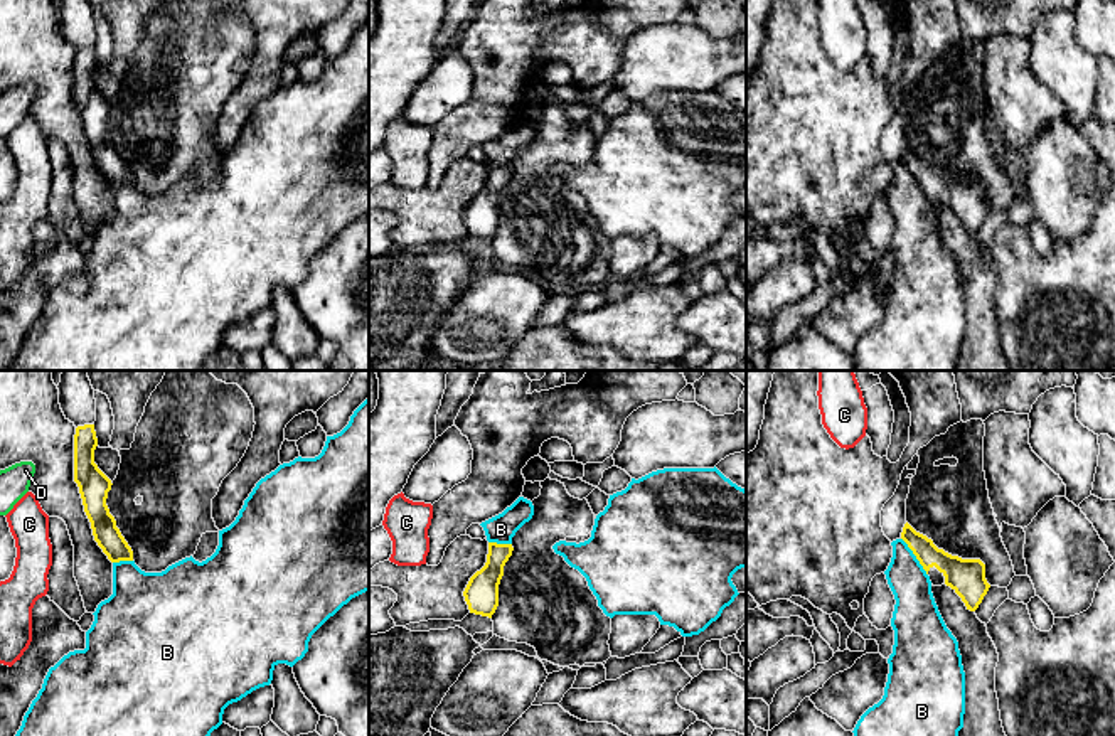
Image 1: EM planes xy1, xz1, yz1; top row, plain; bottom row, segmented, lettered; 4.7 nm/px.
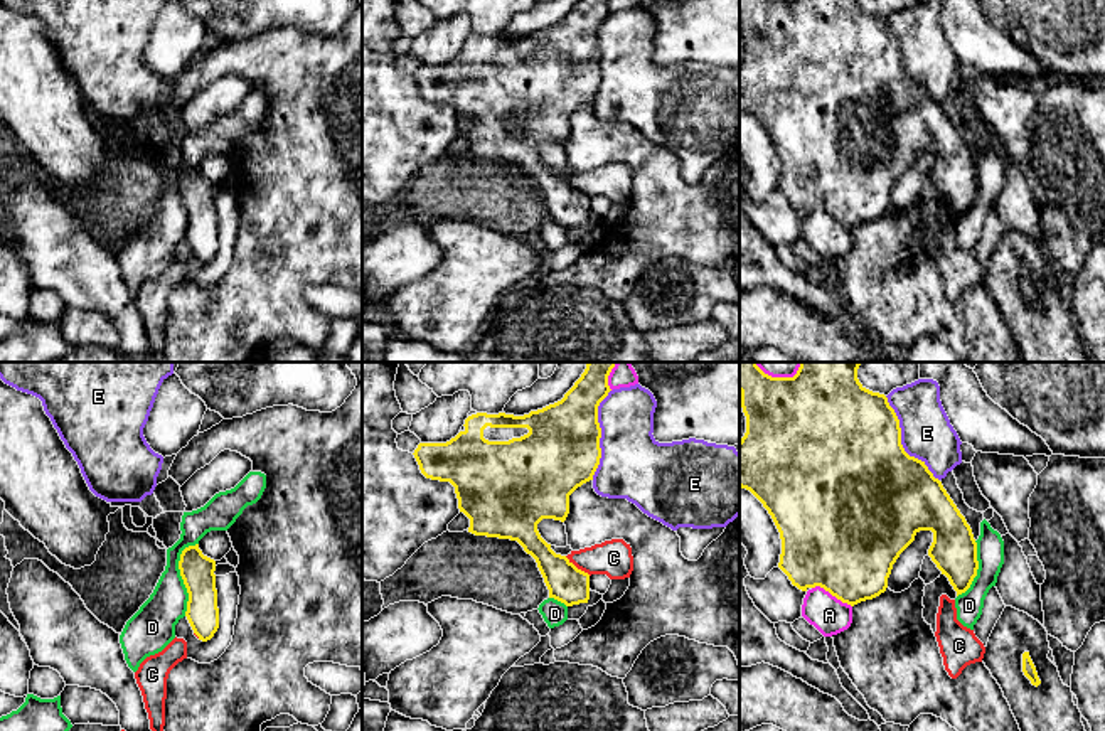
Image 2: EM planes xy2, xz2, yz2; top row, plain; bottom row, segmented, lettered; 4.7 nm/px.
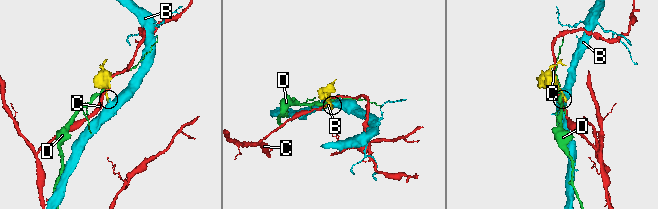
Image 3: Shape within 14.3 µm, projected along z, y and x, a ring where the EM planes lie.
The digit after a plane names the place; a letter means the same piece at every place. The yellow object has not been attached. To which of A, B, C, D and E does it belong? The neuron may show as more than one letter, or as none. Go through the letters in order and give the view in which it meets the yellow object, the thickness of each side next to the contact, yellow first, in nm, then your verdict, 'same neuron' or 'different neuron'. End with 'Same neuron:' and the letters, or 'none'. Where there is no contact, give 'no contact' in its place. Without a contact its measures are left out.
A: yz2 | 480/180 nm | different neuron
B: yz1 | 160/190 nm | different neuron
C: xz2 | 180/180 nm | different neuron
D: xy2 | 160/200 nm | different neuron
E: yz2 | 500/240 nm | different neuron
Same neuron: none

